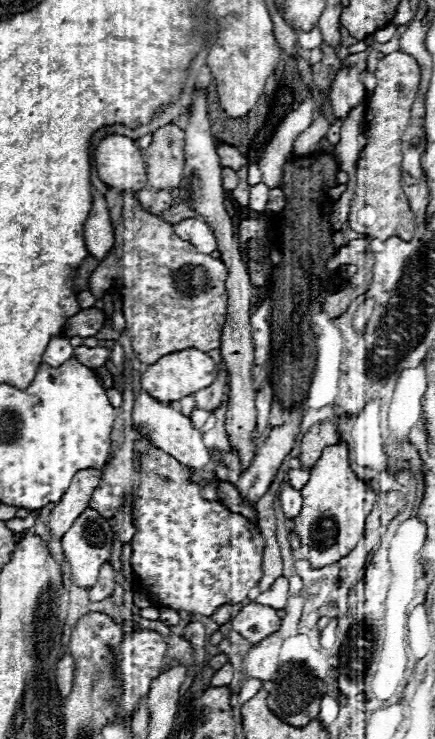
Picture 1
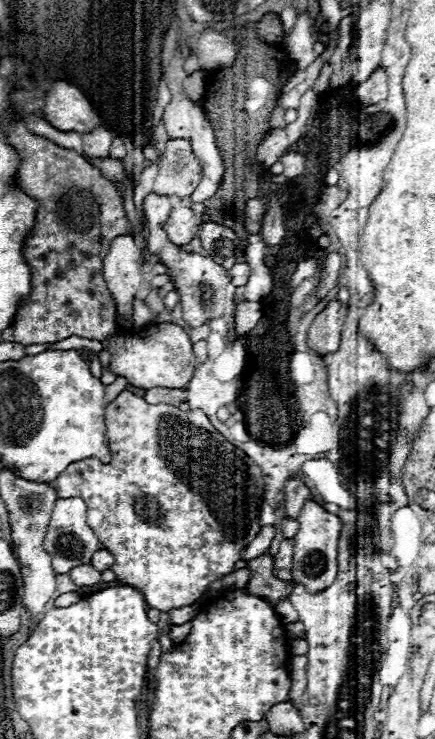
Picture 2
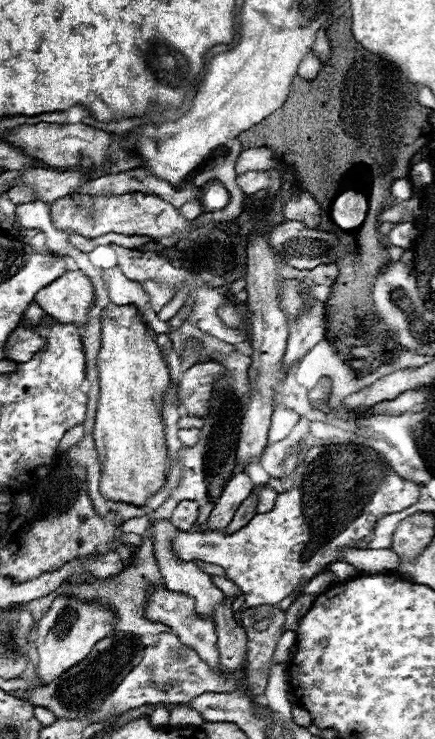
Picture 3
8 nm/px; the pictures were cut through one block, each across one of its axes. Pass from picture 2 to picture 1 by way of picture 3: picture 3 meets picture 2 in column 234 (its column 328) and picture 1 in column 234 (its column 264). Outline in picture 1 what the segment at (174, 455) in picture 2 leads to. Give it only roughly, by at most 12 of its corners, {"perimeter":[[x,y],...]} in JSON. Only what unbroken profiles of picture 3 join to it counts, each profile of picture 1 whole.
{"perimeter":[[120,428],[90,508],[136,524],[156,606],[212,616],[262,576],[264,538],[192,468]]}

